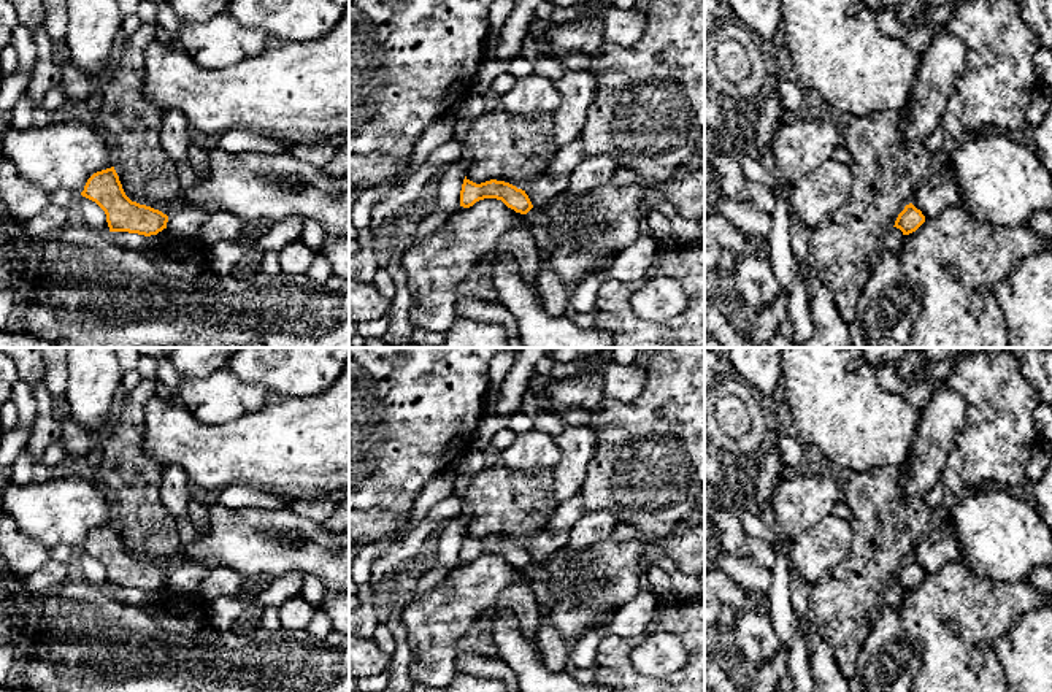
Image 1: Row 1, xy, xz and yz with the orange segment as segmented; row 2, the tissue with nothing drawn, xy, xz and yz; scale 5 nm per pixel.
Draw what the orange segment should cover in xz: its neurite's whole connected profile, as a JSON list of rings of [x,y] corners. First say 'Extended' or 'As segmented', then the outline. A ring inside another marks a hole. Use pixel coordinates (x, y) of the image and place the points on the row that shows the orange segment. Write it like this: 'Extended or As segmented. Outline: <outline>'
As segmented. Outline: [[[465,176],[462,190],[460,190],[460,206],[470,208],[476,202],[484,198],[501,200],[508,208],[520,214],[527,214],[533,208],[525,190],[517,189],[516,186],[509,183],[490,179],[490,181],[476,184]]]

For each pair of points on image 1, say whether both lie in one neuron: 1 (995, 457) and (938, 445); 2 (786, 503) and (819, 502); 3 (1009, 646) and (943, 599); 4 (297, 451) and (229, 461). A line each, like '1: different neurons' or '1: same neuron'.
1: different neurons
2: same neuron
3: different neurons
4: same neuron

